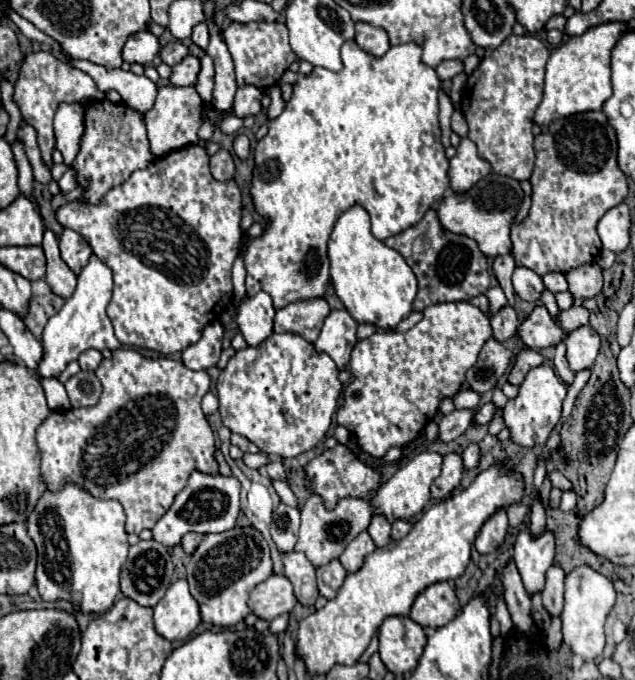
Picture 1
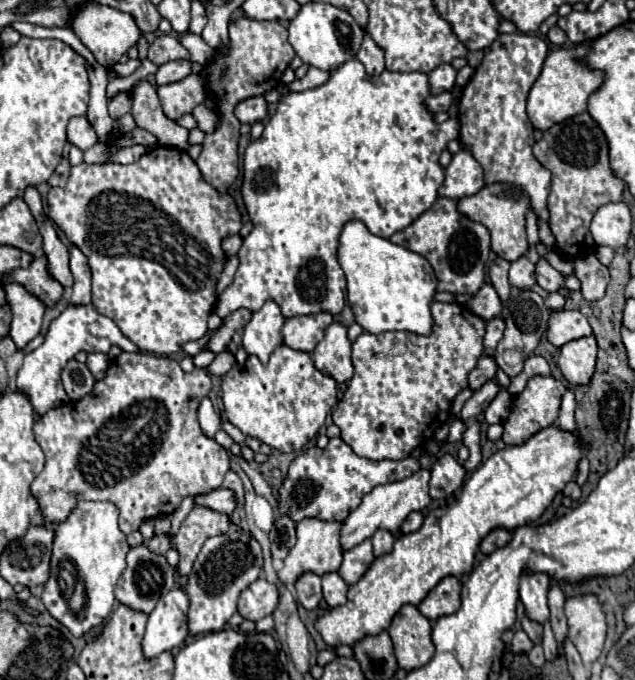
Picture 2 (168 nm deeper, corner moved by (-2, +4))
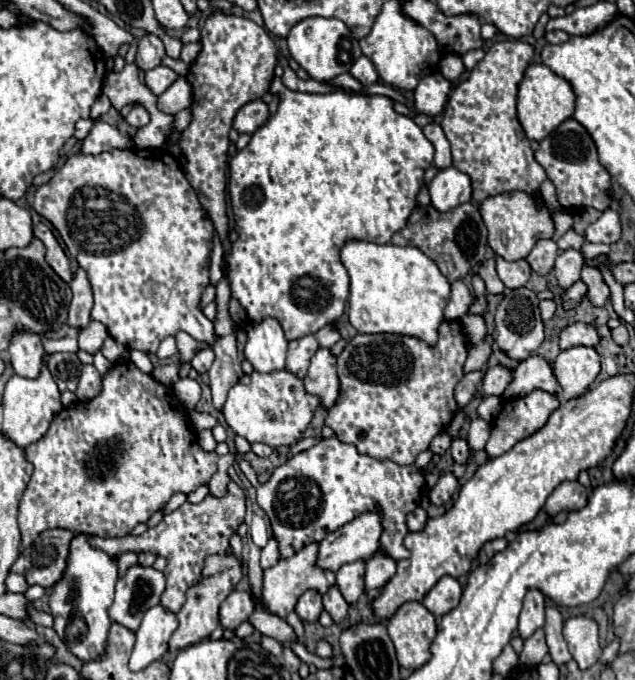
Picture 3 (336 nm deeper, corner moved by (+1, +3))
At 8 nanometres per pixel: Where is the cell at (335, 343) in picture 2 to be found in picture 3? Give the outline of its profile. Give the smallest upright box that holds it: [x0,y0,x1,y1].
[304,347,340,407]

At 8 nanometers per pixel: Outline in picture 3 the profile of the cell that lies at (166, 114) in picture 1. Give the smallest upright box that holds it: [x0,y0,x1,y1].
[158,77,192,113]

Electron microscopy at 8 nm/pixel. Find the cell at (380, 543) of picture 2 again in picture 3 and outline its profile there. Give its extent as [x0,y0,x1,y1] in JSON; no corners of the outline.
[366,547,396,597]

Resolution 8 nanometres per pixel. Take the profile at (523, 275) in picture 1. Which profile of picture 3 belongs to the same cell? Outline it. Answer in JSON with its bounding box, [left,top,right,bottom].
[496,257,530,289]

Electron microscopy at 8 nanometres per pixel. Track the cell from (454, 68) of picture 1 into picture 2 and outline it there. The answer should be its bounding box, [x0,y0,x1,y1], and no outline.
[429,64,457,96]

